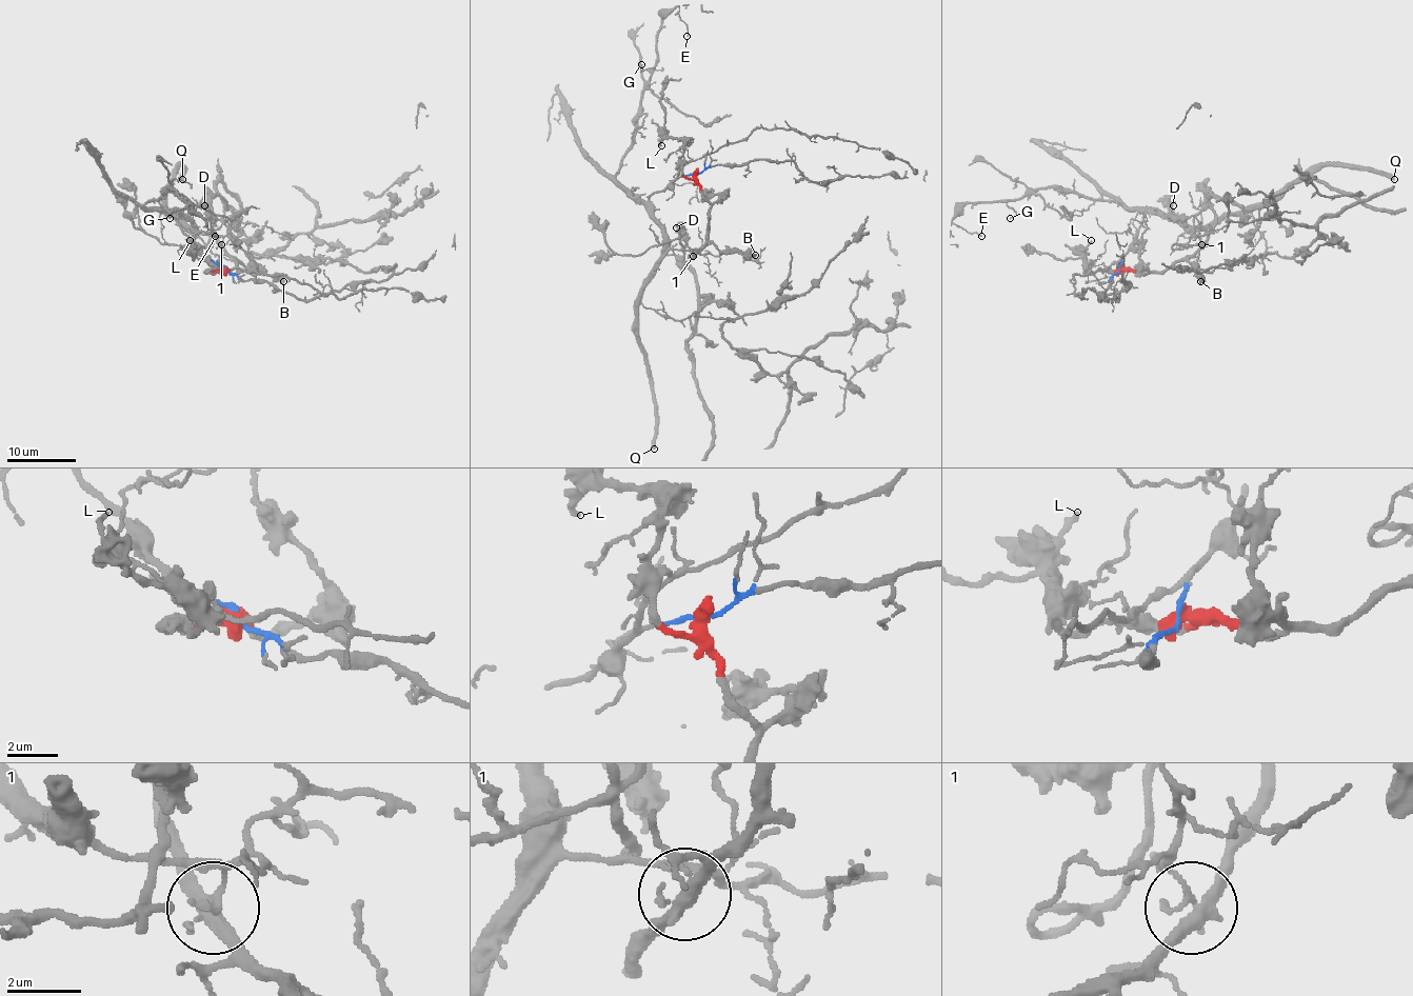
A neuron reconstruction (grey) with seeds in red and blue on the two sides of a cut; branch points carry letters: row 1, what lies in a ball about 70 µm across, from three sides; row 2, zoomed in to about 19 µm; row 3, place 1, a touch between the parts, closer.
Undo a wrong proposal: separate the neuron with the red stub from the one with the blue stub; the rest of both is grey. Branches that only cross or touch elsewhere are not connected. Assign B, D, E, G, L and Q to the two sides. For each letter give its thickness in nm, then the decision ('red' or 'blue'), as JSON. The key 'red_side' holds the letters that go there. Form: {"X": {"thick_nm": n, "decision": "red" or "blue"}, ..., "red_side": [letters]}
{"B": {"thick_nm": 550, "decision": "red"}, "D": {"thick_nm": 170, "decision": "red"}, "E": {"thick_nm": 120, "decision": "blue"}, "G": {"thick_nm": 110, "decision": "blue"}, "L": {"thick_nm": 220, "decision": "red"}, "Q": {"thick_nm": 440, "decision": "blue"}, "red_side": ["B", "D", "L"]}

